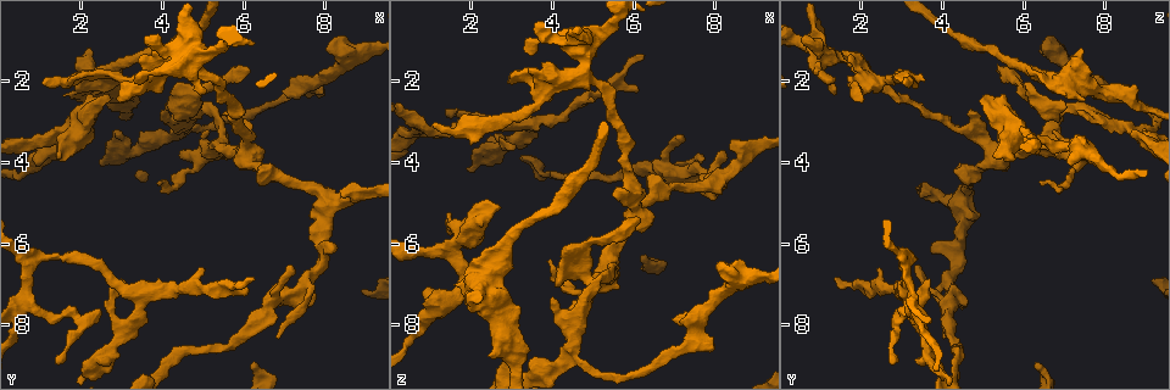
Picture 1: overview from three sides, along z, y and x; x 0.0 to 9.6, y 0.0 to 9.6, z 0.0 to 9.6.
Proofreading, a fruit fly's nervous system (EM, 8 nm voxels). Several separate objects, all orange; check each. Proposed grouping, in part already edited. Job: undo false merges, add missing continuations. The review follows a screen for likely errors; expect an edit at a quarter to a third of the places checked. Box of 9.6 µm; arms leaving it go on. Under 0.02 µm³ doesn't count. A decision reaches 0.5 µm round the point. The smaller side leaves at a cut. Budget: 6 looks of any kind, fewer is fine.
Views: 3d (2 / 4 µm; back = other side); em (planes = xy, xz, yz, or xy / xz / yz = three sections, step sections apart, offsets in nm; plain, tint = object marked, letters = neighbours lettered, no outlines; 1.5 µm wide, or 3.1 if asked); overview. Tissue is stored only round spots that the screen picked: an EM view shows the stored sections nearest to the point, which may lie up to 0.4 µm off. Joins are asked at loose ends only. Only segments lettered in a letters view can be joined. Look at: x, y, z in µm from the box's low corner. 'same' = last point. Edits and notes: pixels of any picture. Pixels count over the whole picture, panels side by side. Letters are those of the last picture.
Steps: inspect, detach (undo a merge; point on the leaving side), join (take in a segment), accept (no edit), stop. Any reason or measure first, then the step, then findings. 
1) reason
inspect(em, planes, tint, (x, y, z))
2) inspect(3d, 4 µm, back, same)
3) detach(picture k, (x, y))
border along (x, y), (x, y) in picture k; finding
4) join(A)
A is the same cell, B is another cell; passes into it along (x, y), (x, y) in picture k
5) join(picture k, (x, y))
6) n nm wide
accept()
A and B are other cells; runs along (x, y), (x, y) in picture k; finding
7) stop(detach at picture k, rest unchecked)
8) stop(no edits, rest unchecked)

inspect(em, planes, letters, (1.50, 3.90, 5.35))

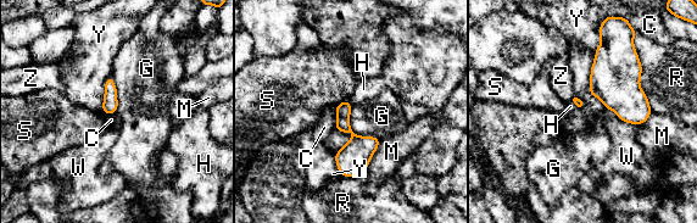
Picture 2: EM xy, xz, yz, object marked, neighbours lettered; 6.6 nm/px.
accept()
C, G, H, M, R, S, W, Y and Z are other cells; none of them fits

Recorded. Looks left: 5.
stops while still wide
inspect(3d, 2 µm, (3.45, 2.55, 8.65))

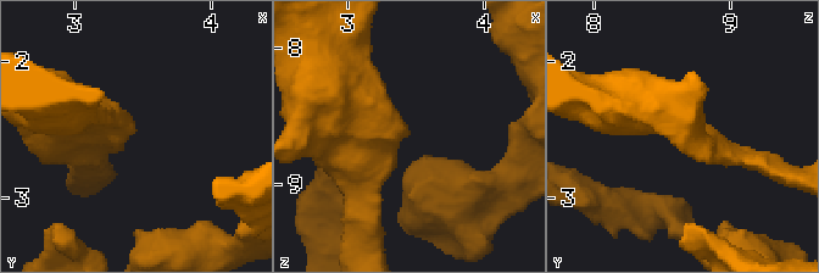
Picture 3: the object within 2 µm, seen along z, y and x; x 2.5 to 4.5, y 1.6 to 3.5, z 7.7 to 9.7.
now the EM
inspect(em, planes, letters, (3.42, 2.52, 8.66))

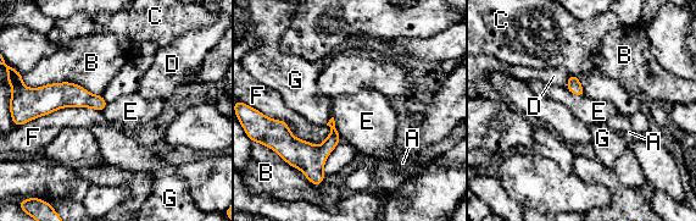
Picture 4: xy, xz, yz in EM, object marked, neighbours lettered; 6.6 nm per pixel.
accept()
A, B, C, D, E, F and G are other cells; border along (333, 116), (335, 128), (341, 138) in picture 4; none of them fits

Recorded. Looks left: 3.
an open end
inspect(3d, 2 µm, (3.35, 1.50, 1.75))

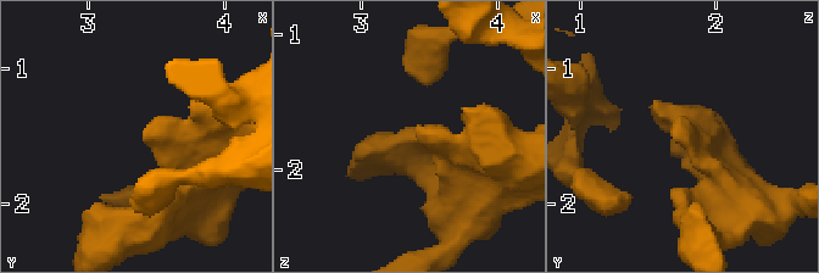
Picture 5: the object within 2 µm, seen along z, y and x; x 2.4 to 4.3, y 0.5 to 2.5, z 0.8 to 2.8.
need the tissue
inspect(em, xy, step 8, tint, (3.38, 1.52, 1.68))

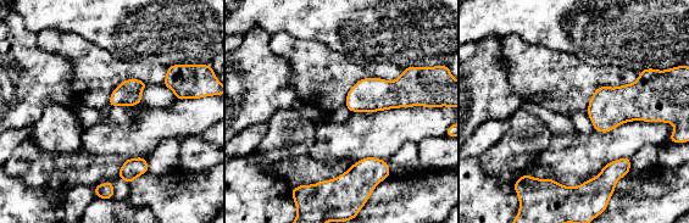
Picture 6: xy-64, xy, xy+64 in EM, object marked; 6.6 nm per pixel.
inspect(em, planes, letters, same)

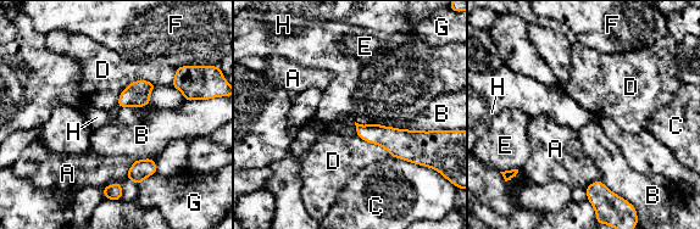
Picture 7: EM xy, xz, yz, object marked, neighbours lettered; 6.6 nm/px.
accept()
A, B, C, D, E, F, G and H are other cells; no lettered segment goes on from it

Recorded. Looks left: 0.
stop(no edits, rest unchecked)

